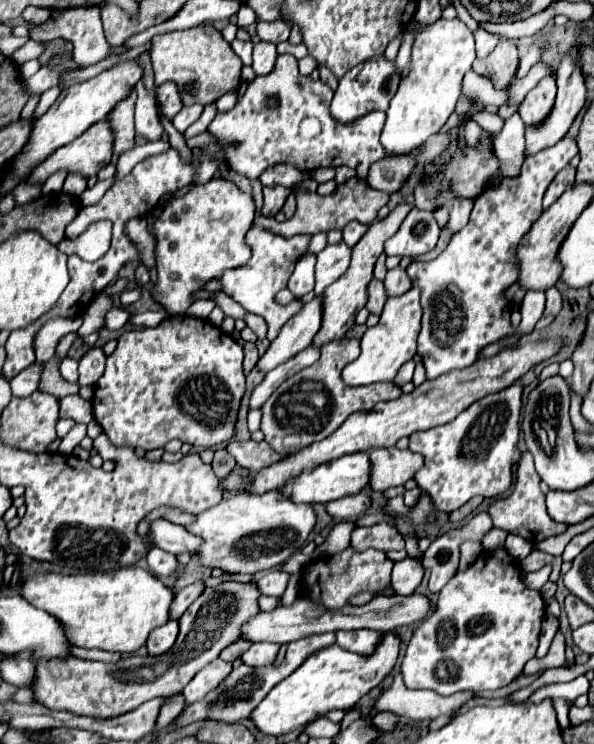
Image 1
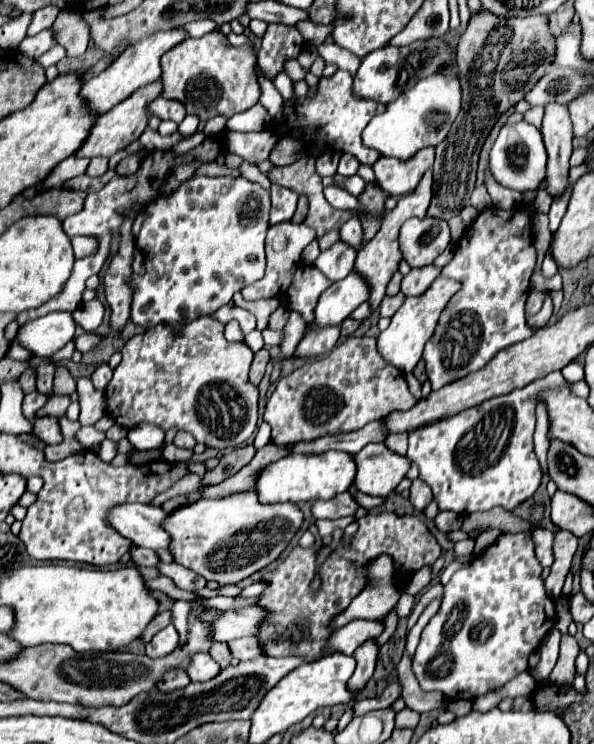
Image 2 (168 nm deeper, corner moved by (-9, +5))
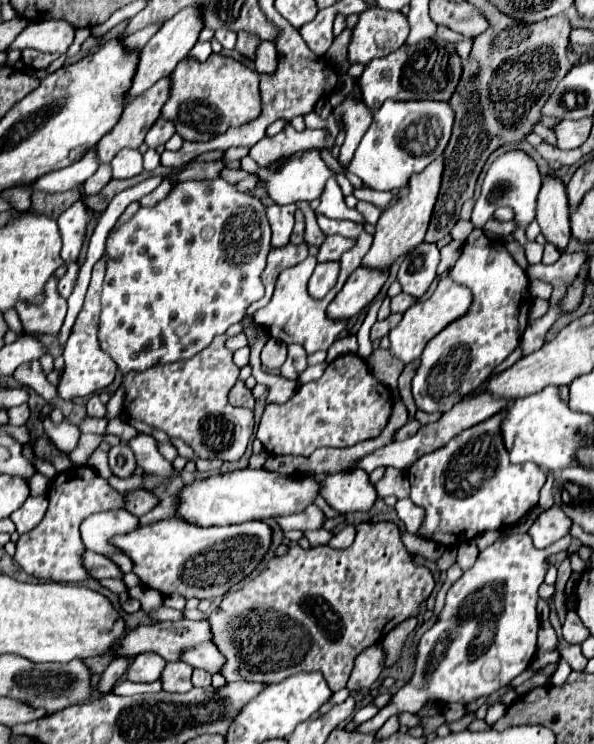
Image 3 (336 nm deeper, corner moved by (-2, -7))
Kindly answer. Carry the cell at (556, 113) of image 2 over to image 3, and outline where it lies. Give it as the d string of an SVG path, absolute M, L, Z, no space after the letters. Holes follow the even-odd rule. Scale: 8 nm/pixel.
M548 176L542 180L542 190L538 194L538 214L536 220L542 228L546 242L552 242L560 252L566 250L570 242L570 220L568 220L568 198L566 188L558 176Z

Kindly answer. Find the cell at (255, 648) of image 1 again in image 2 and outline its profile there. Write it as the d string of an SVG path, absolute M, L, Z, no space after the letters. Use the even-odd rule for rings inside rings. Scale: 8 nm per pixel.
M245 636L245 638L239 638L239 640L231 640L229 648L233 652L233 658L237 658L237 660L253 660L253 658L265 654L257 636L249 636L249 638Z

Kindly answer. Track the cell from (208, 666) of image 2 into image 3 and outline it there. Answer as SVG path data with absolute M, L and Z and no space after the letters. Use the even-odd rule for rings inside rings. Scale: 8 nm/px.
M168 662L160 680L162 680L162 690L166 692L188 692L192 688L190 682L192 668L184 662Z

